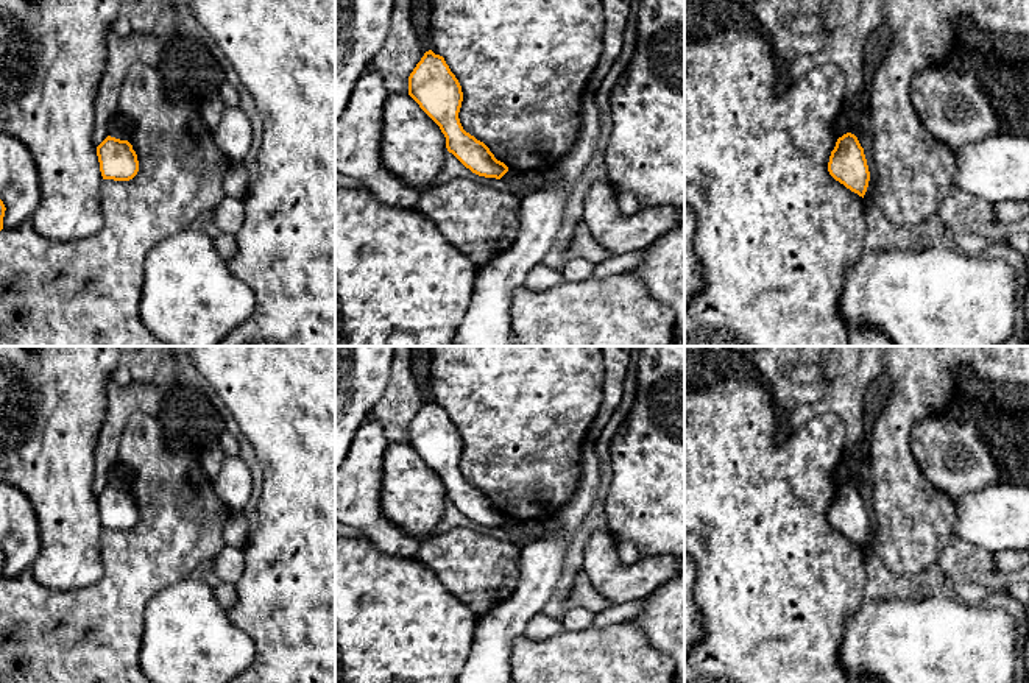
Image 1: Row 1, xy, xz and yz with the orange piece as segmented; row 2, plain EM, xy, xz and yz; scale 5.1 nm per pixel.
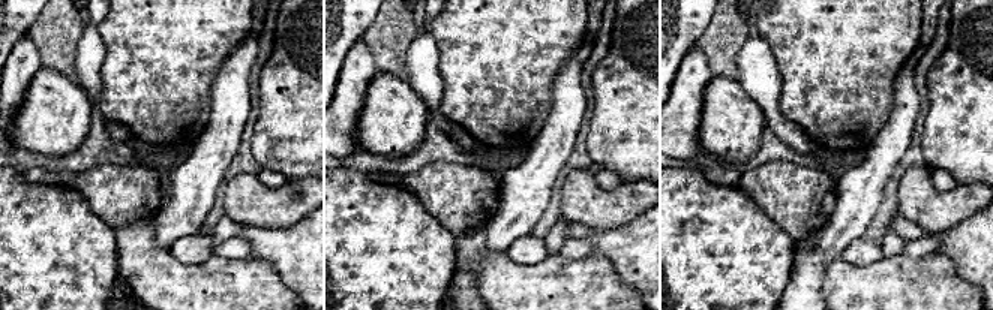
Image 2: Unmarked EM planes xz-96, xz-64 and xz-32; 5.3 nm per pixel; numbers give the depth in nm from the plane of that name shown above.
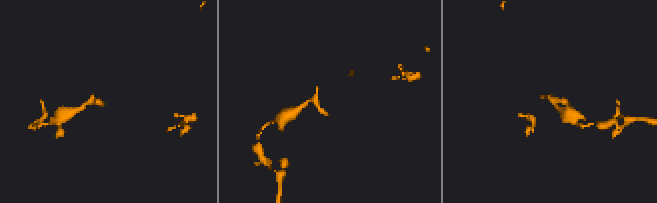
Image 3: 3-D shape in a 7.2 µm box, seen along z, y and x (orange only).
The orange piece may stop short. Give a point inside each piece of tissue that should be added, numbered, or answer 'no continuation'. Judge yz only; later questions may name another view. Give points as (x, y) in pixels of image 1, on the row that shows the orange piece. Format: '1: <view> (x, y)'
no continuation

